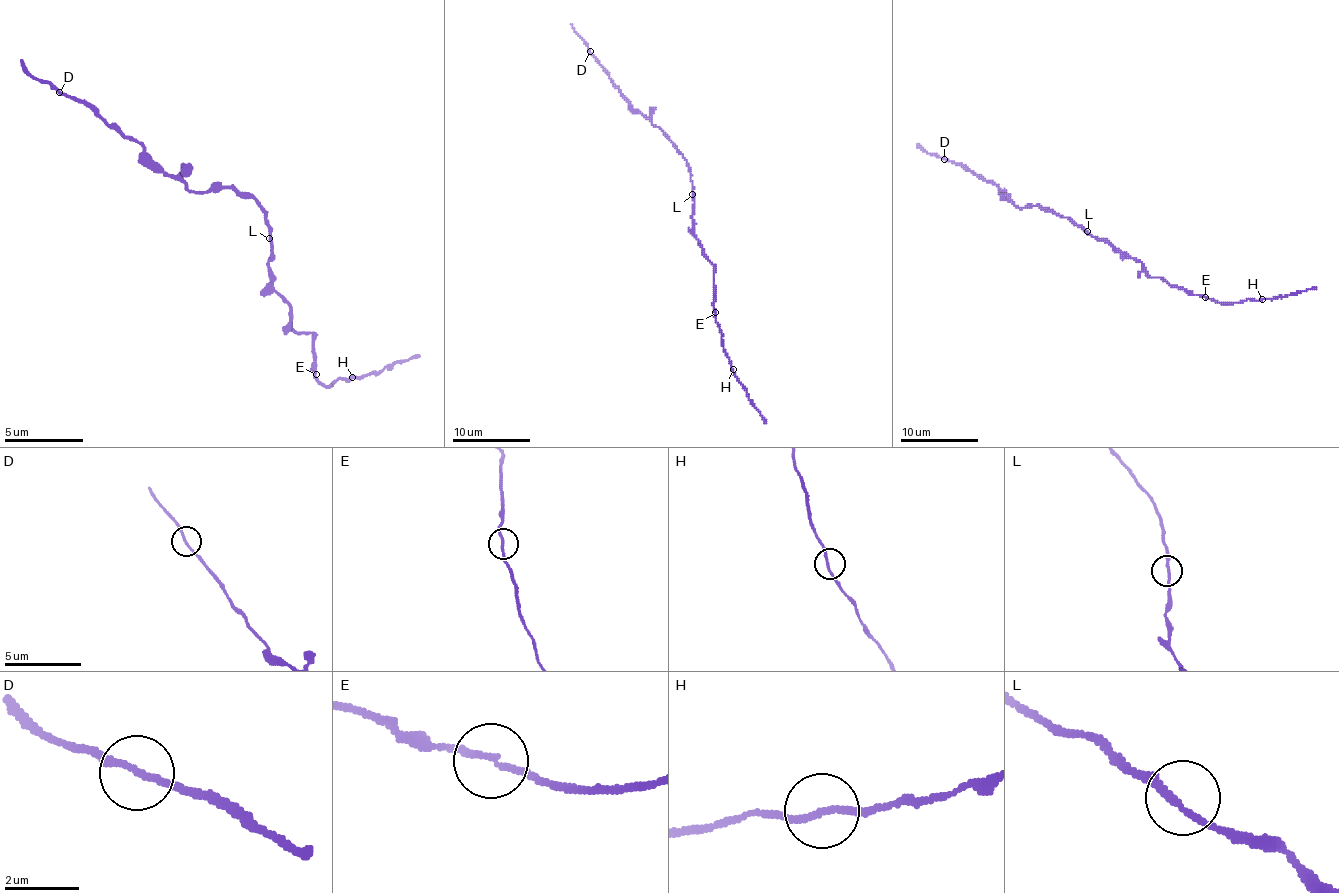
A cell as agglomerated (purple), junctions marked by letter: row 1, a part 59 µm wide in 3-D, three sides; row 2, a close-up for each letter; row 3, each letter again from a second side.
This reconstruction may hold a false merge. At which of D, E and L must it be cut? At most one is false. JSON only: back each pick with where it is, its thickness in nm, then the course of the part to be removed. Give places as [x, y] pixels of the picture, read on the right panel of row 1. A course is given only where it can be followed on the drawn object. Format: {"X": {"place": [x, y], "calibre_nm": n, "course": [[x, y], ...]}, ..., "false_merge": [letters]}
{"false_merge": []}

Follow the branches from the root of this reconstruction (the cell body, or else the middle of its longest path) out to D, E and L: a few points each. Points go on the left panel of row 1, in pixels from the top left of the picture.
D: (273, 254), (265, 211), (253, 199), (233, 187), (190, 191), (99, 112), (59, 92)
E: (273, 254), (269, 258), (269, 278), (289, 306), (289, 322), (301, 333), (313, 333), (313, 369), (317, 373)
L: (273, 254), (273, 242), (269, 238)

